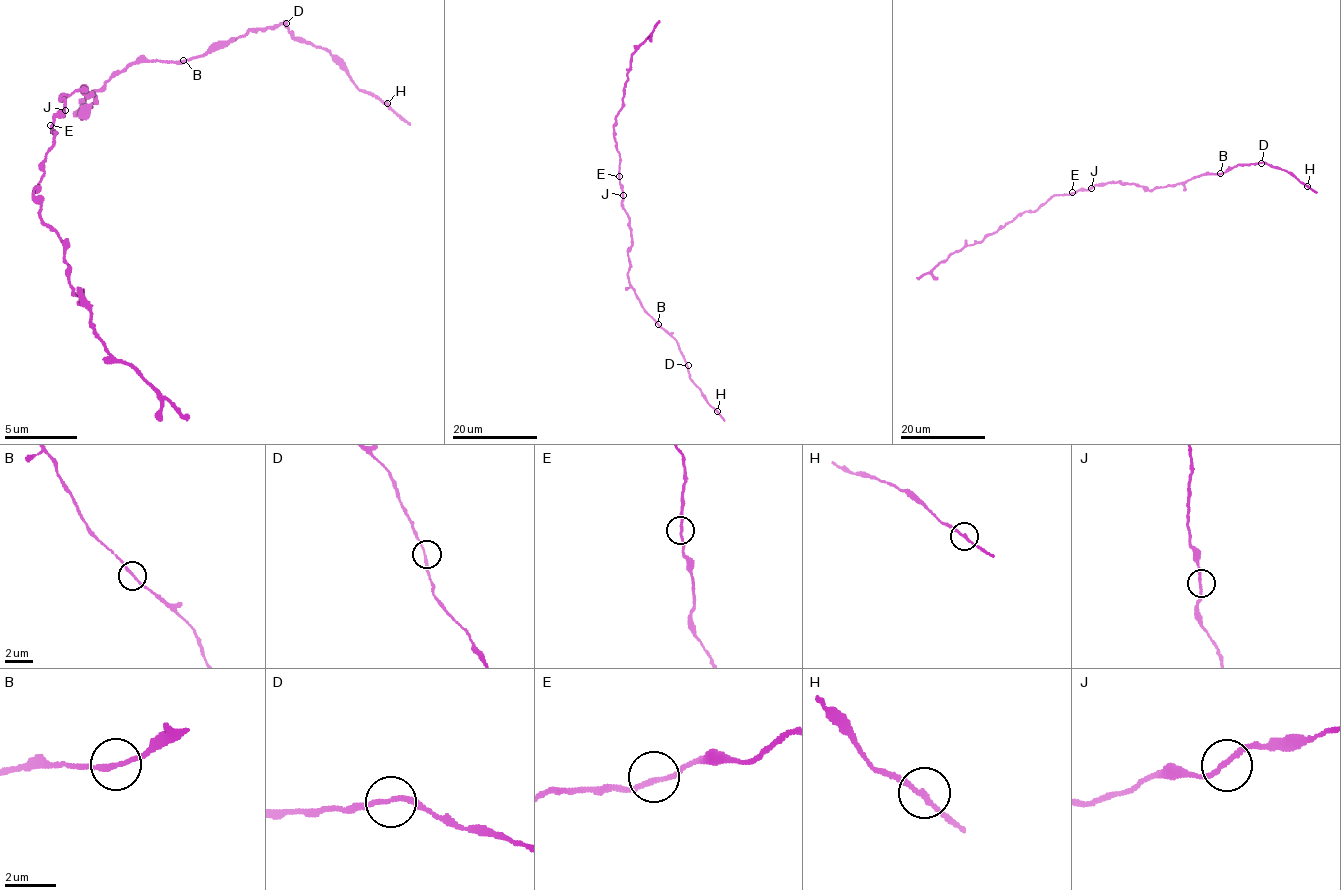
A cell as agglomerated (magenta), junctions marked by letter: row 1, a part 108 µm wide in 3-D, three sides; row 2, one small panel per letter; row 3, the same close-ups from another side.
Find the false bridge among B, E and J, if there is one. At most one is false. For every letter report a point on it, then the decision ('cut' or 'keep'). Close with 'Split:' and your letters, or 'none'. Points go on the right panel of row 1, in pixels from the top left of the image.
B: place (1220, 173); cut
E: place (1072, 192); keep
J: place (1091, 188); keep
Split: B

